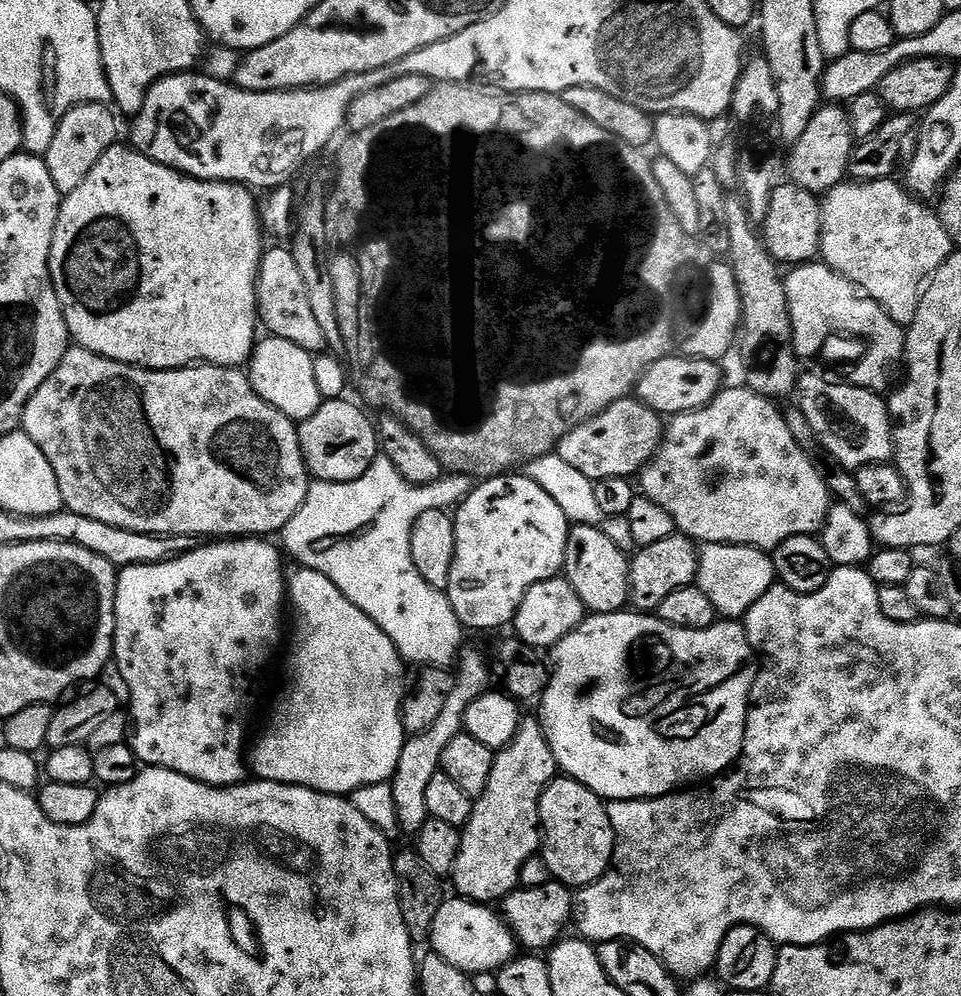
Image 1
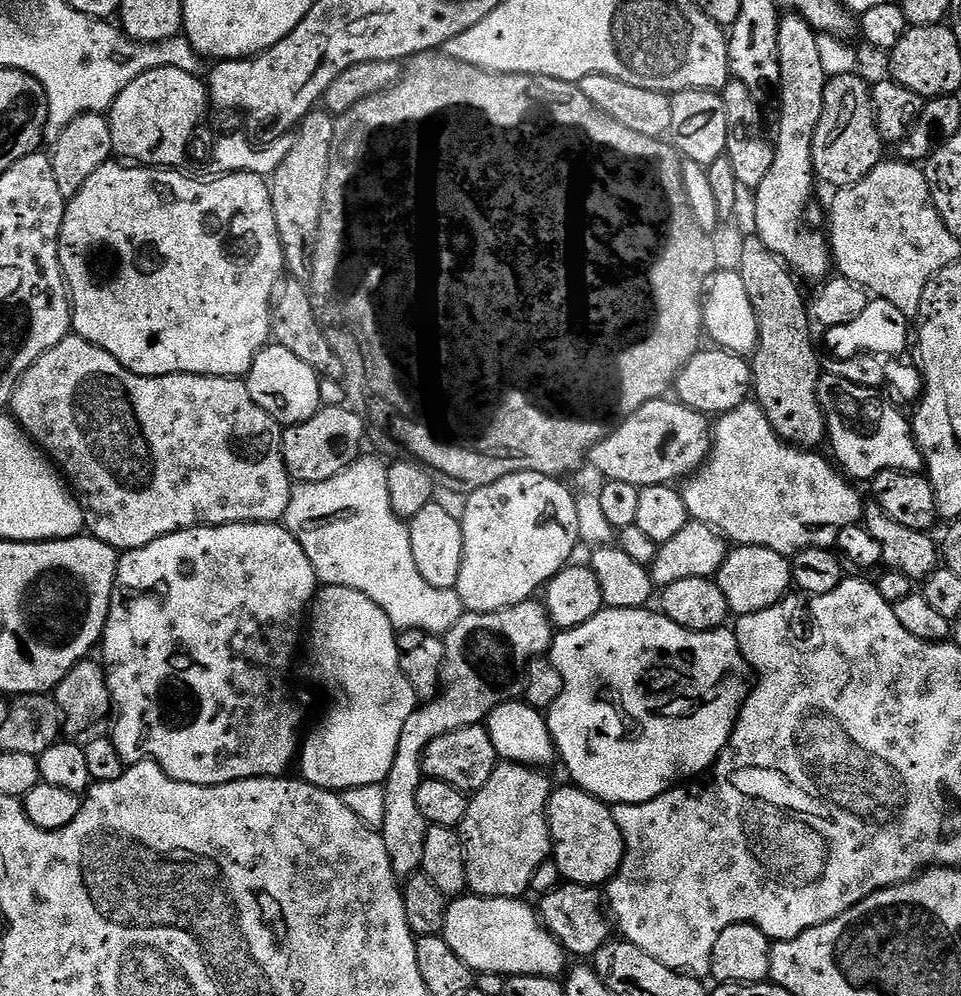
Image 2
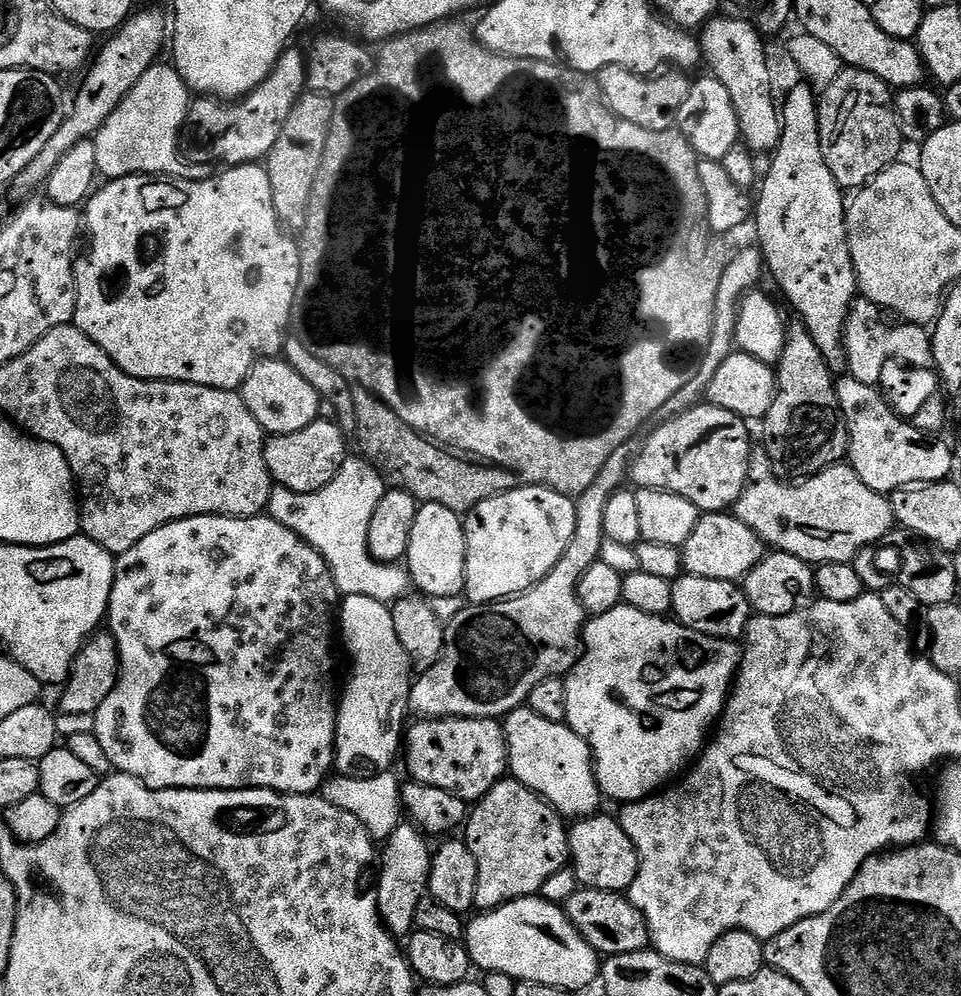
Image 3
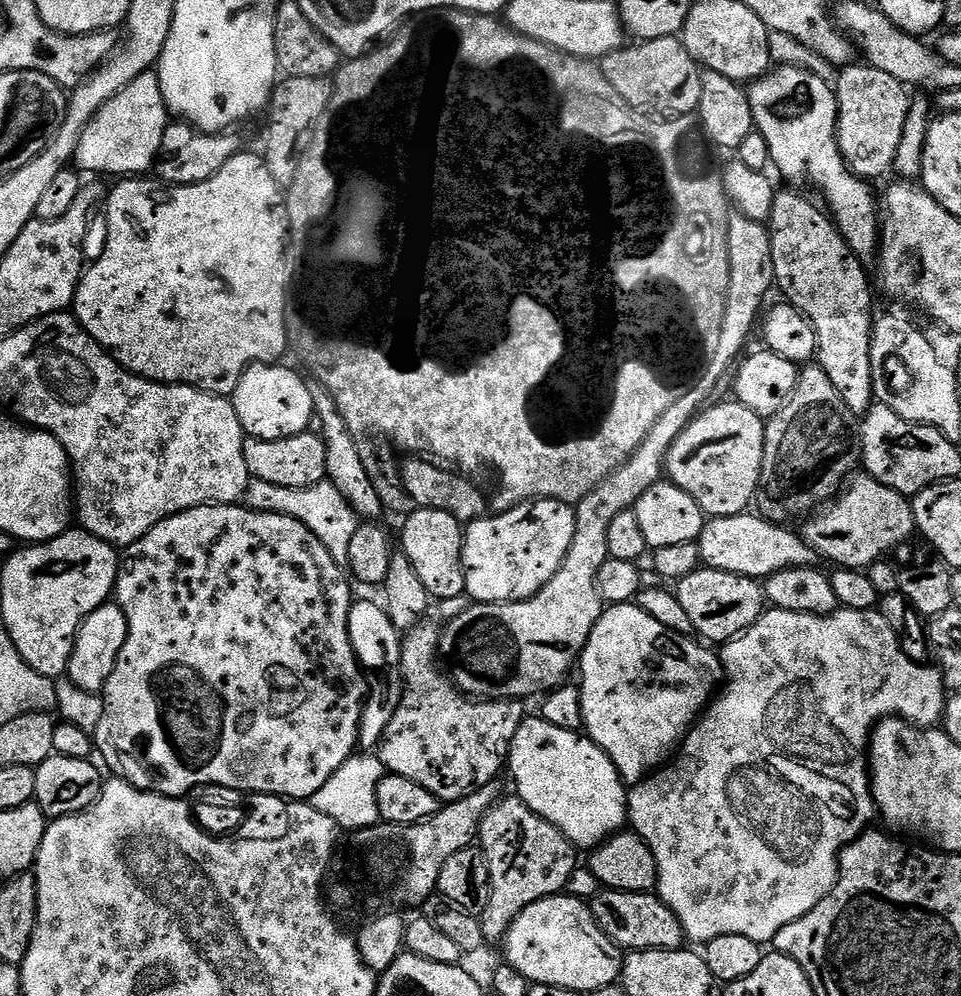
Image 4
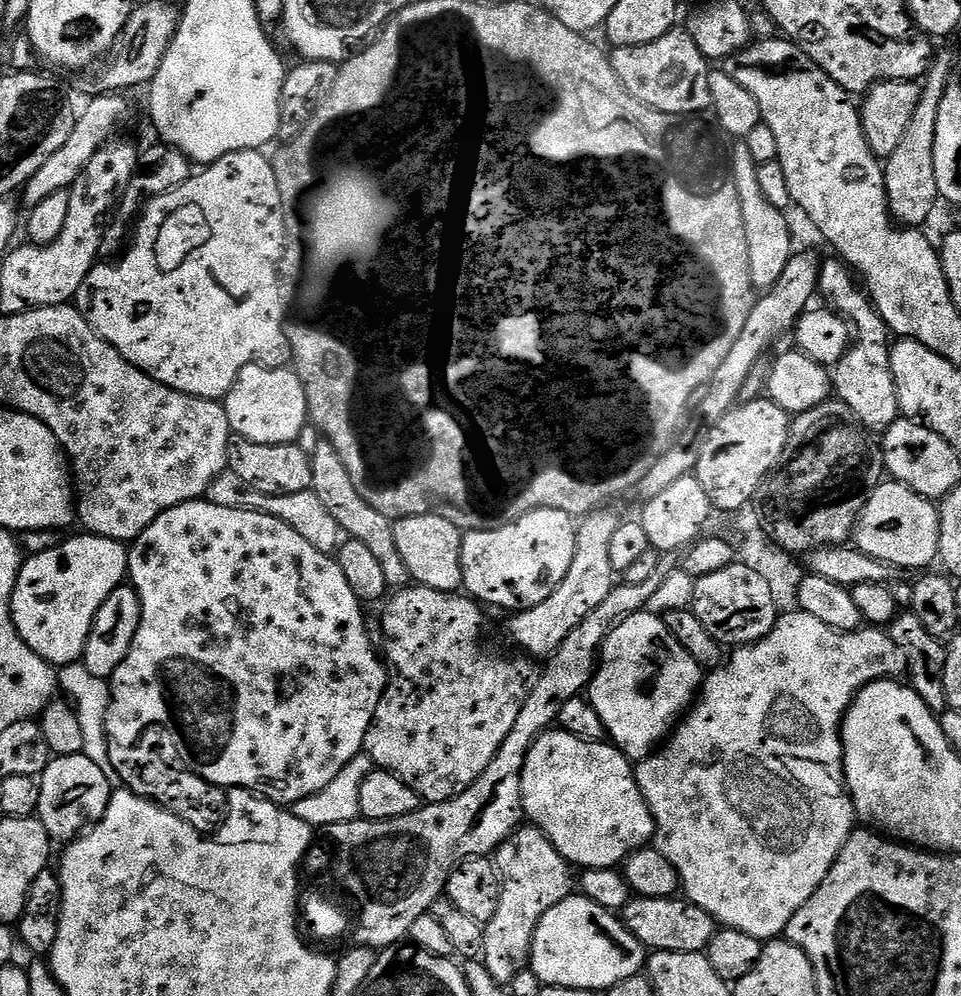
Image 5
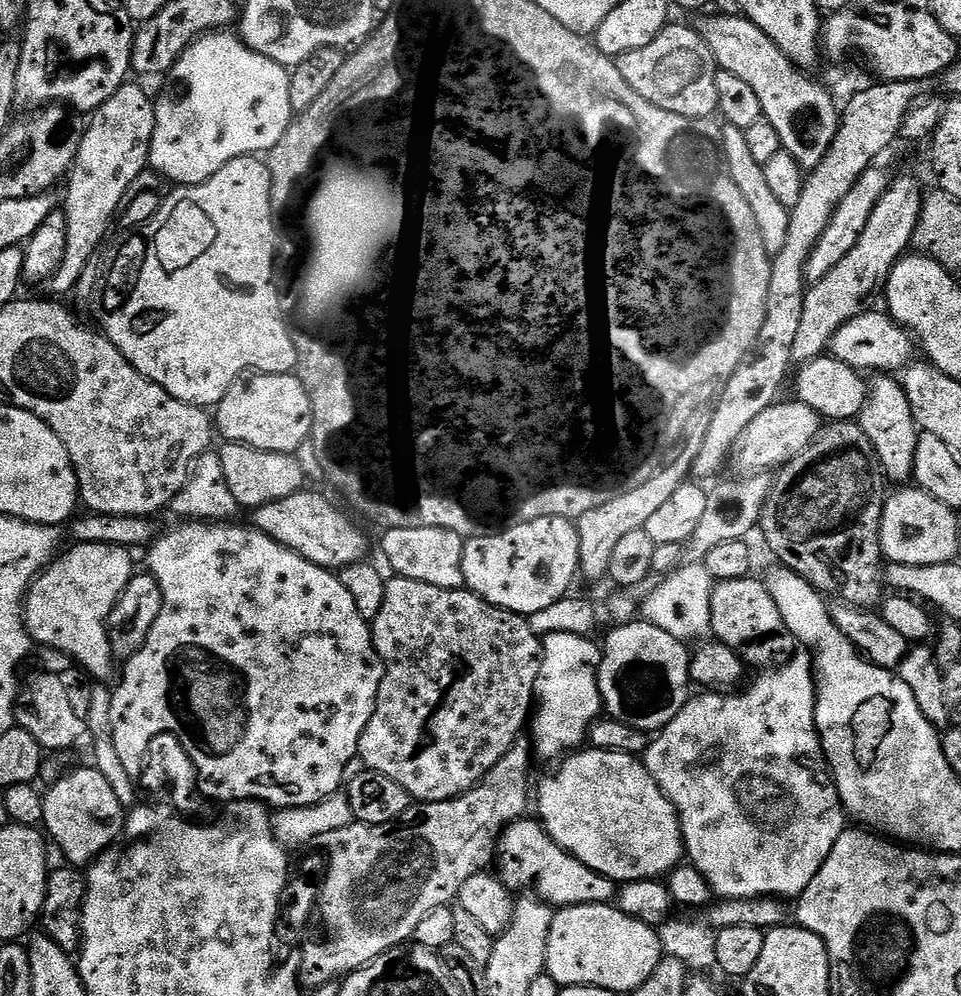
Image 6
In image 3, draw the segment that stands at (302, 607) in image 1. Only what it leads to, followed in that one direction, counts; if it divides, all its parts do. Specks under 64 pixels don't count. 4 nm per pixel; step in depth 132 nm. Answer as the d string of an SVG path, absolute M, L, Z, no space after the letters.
M344 596L338 608L338 636L344 639L352 673L348 676L348 685L342 688L336 709L334 768L341 776L377 776L379 772L389 771L395 760L397 763L402 748L402 728L396 725L396 719L406 712L408 695L414 683L413 665L398 642L398 634L394 634L392 609L385 601L365 596Z

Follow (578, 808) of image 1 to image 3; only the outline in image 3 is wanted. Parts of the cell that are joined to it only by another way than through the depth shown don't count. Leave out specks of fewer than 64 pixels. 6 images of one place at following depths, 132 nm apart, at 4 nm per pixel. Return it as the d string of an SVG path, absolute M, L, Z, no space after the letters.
M591 814L577 819L568 828L570 866L576 872L577 885L594 890L627 893L638 872L638 854L634 842L622 830L619 819Z

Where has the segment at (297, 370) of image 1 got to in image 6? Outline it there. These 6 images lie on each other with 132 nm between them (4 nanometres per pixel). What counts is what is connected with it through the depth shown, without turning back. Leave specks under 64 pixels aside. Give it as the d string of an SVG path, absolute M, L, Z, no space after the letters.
M252 374L229 388L222 402L214 409L214 428L217 433L224 435L225 441L234 444L245 444L258 450L271 452L295 453L298 446L312 434L312 407L310 398L302 386L300 377L295 374L286 376L269 376L267 374Z

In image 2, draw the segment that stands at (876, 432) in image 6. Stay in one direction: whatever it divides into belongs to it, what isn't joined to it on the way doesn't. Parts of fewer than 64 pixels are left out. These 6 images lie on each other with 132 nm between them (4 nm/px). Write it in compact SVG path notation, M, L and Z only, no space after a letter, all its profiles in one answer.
M781 15L778 26L778 62L780 63L780 133L774 136L774 162L770 174L754 189L756 196L755 235L785 261L797 277L820 282L834 268L829 241L820 232L808 228L804 211L812 200L816 171L812 165L812 147L818 122L822 118L824 91L830 77L822 70L818 34L801 16Z

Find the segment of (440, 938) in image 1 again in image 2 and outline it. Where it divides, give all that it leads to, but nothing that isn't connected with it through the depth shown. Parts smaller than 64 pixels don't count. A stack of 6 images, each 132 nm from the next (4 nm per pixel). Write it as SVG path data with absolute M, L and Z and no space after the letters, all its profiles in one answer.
M465 894L453 899L446 910L446 922L442 933L445 942L470 966L472 971L497 972L505 978L510 976L565 975L566 953L562 945L549 934L541 922L537 909L520 898L488 898Z

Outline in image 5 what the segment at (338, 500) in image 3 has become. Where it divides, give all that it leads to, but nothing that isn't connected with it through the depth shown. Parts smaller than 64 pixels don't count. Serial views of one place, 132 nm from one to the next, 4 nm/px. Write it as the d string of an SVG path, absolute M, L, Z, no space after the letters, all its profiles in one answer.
M226 470L222 474L218 474L218 478L214 478L214 482L208 488L206 498L214 506L270 514L274 518L286 522L294 530L298 530L298 534L302 534L302 538L306 538L306 542L310 542L310 546L329 554L335 553L342 543L342 530L338 526L338 522L334 522L334 518L330 518L330 510L326 510L326 506L322 506L322 498L318 498L318 494L311 490L298 494L278 494L277 496L262 494L258 490L246 486L246 482L242 482L242 478L238 478L238 474Z

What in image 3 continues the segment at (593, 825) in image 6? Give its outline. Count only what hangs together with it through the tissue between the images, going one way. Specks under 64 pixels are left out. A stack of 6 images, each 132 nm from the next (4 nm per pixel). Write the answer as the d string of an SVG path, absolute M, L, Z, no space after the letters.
M527 706L516 708L502 720L508 747L508 772L511 779L522 782L544 797L561 816L583 818L597 811L602 793L596 785L592 752L588 744L567 723L538 718Z

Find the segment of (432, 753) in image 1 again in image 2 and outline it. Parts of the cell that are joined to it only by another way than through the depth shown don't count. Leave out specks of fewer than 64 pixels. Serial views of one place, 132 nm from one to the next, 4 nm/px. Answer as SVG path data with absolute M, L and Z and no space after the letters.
M533 598L518 606L497 612L465 611L449 632L443 633L444 675L440 690L433 700L421 703L406 718L394 766L382 785L386 794L386 822L382 835L390 866L397 877L407 878L424 867L426 834L430 825L422 818L418 807L418 786L425 780L422 758L426 746L442 734L450 734L471 724L483 725L493 710L518 692L518 677L531 660L543 657L552 647L554 625L548 610L539 599Z

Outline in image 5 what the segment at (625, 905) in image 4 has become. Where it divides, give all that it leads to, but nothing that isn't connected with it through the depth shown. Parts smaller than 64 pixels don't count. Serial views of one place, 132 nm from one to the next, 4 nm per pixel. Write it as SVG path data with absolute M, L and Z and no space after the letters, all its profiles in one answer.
M636 896L629 900L628 905L622 909L622 919L625 926L642 942L645 949L652 952L677 952L690 954L691 952L704 952L708 947L710 938L718 930L716 919L706 910L694 906L686 898L646 898Z

